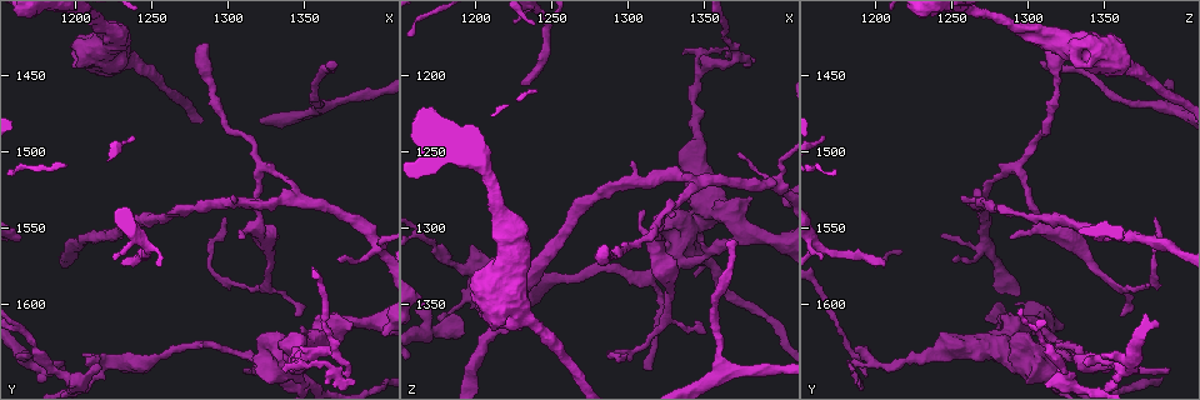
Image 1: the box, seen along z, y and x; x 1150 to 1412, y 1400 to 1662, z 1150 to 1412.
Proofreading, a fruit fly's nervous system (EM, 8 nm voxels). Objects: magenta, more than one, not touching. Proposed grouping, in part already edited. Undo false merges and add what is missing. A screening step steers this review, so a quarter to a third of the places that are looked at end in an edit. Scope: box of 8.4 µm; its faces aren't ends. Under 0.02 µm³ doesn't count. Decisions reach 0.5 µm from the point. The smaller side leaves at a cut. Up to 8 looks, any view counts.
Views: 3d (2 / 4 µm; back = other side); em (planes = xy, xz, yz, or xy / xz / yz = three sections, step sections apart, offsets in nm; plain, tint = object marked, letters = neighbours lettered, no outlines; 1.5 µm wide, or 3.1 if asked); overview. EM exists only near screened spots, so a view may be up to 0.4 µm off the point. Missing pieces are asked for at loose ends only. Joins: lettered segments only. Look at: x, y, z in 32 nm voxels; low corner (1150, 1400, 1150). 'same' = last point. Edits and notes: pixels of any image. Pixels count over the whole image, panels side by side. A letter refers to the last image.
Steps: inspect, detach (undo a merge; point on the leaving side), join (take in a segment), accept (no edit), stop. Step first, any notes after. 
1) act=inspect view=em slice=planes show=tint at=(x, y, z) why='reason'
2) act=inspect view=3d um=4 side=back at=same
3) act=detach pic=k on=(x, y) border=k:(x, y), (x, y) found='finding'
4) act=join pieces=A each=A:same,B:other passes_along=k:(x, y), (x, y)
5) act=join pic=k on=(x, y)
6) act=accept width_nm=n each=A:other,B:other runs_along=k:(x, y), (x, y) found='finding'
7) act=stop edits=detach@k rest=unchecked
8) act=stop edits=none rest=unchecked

act=inspect view=3d um=4 at=(1220, 1638, 1354) why='a fork'

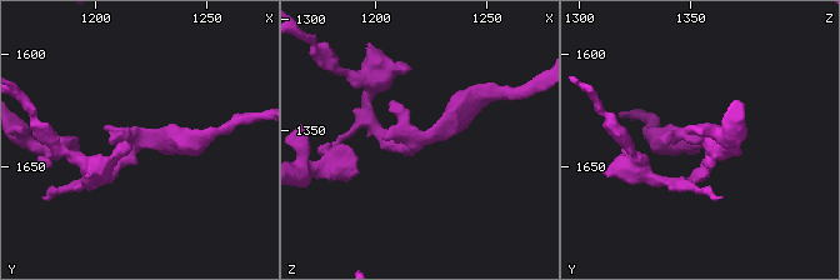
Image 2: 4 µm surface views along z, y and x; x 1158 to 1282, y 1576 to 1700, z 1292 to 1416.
act=inspect view=em slice=planes show=letters at=(1220, 1637, 1355) why='shape alone is not enough'

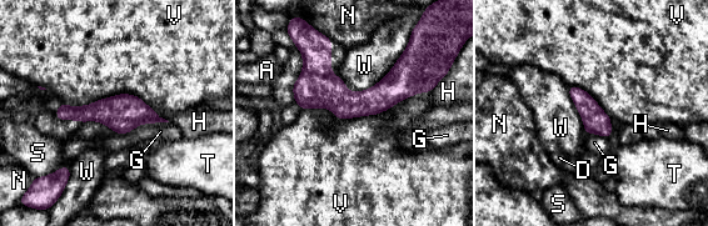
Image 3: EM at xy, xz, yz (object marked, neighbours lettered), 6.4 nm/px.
act=accept width_nm=160 each=A:other,D:other,G:other,H:other,N:other,S:other,T:other,V:other,W:other runs_along=3:(424, 84), (375, 100), (295, 89) found='continuous, no second neuron'

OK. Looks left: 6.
act=inspect view=em slice=xy step=8 show=tint at=(1342, 1526, 1272) why='abrupt turn'

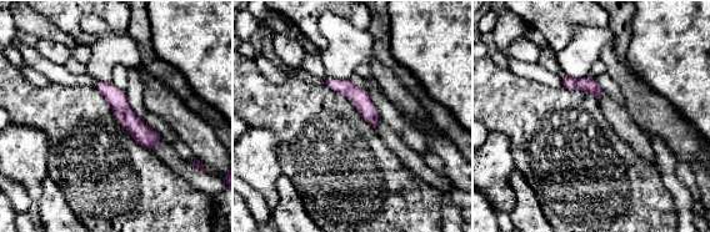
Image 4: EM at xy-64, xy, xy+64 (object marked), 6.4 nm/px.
act=inspect view=em slice=xy step=8 show=letters at=same

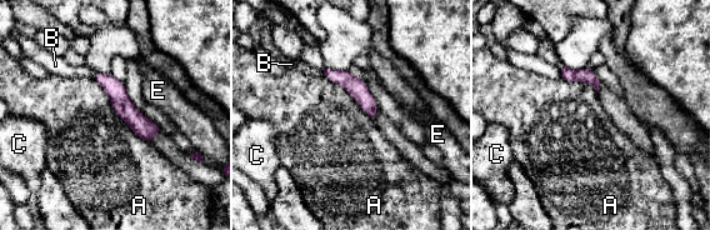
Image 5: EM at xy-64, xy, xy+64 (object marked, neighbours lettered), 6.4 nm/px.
act=accept each=A:other,B:other,C:other,E:other border=5:(94, 78), (113, 110), (150, 143) found='one neuron here'

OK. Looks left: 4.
act=inspect view=3d um=4 at=(1346, 1610, 1360) why='tapers out'

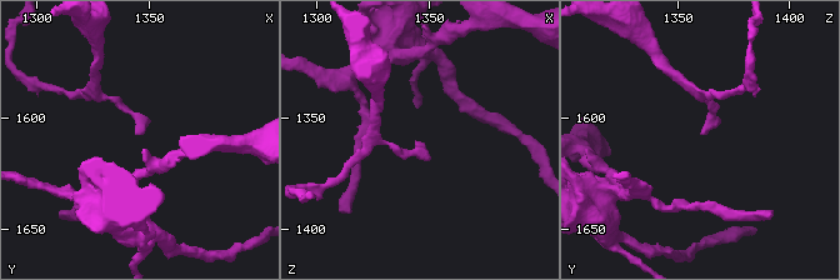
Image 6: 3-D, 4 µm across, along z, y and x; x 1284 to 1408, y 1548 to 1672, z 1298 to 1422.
act=inspect view=em slice=planes show=letters at=(1344, 1608, 1363) why='need the tissue'

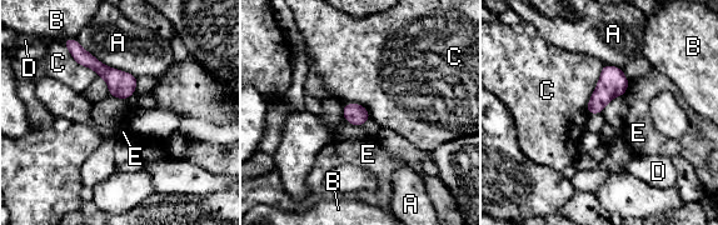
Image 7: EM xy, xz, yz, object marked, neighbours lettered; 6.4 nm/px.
act=accept each=A:other,B:other,C:other,D:other,E:other border=7:(604, 65), (588, 103), (587, 113) found='no lettered segment goes on from it'

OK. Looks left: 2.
act=stop edits=none rest=unchecked

